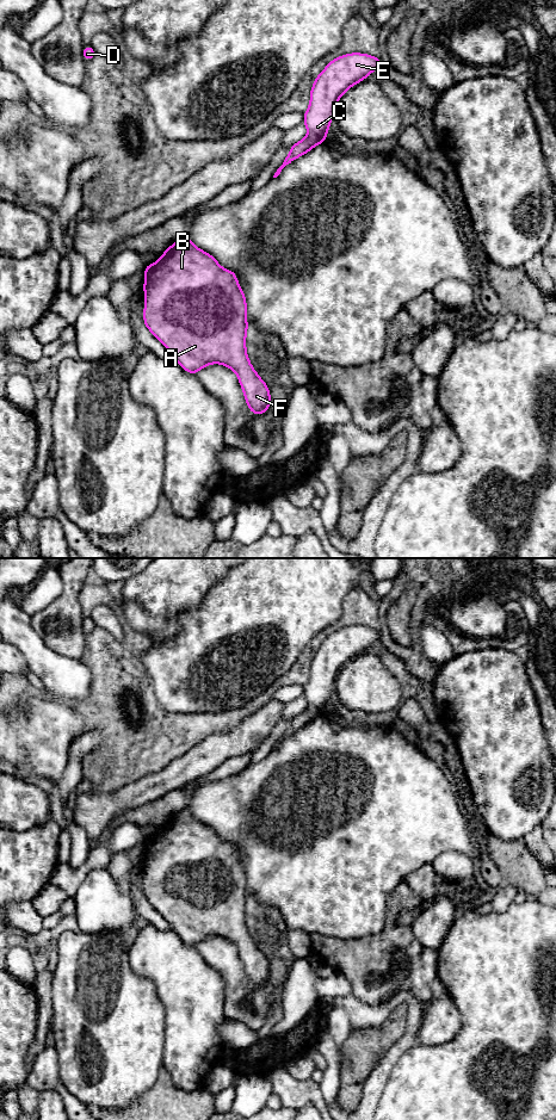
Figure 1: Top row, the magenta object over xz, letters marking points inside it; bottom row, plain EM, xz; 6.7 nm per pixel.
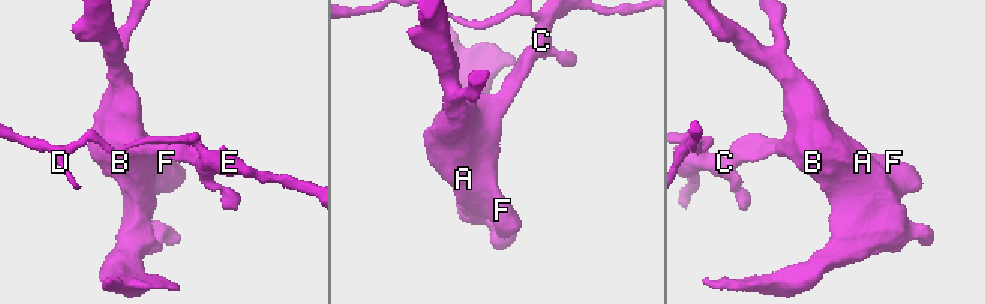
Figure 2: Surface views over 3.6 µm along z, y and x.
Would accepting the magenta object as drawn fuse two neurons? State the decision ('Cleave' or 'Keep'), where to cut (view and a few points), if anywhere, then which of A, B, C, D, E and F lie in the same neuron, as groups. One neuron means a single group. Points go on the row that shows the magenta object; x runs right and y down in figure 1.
Cleave. Split along xz (307, 136), (315, 144). Groups: A B F / C D E

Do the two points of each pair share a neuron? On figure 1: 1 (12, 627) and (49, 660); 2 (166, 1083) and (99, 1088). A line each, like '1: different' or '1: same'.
1: same
2: different

